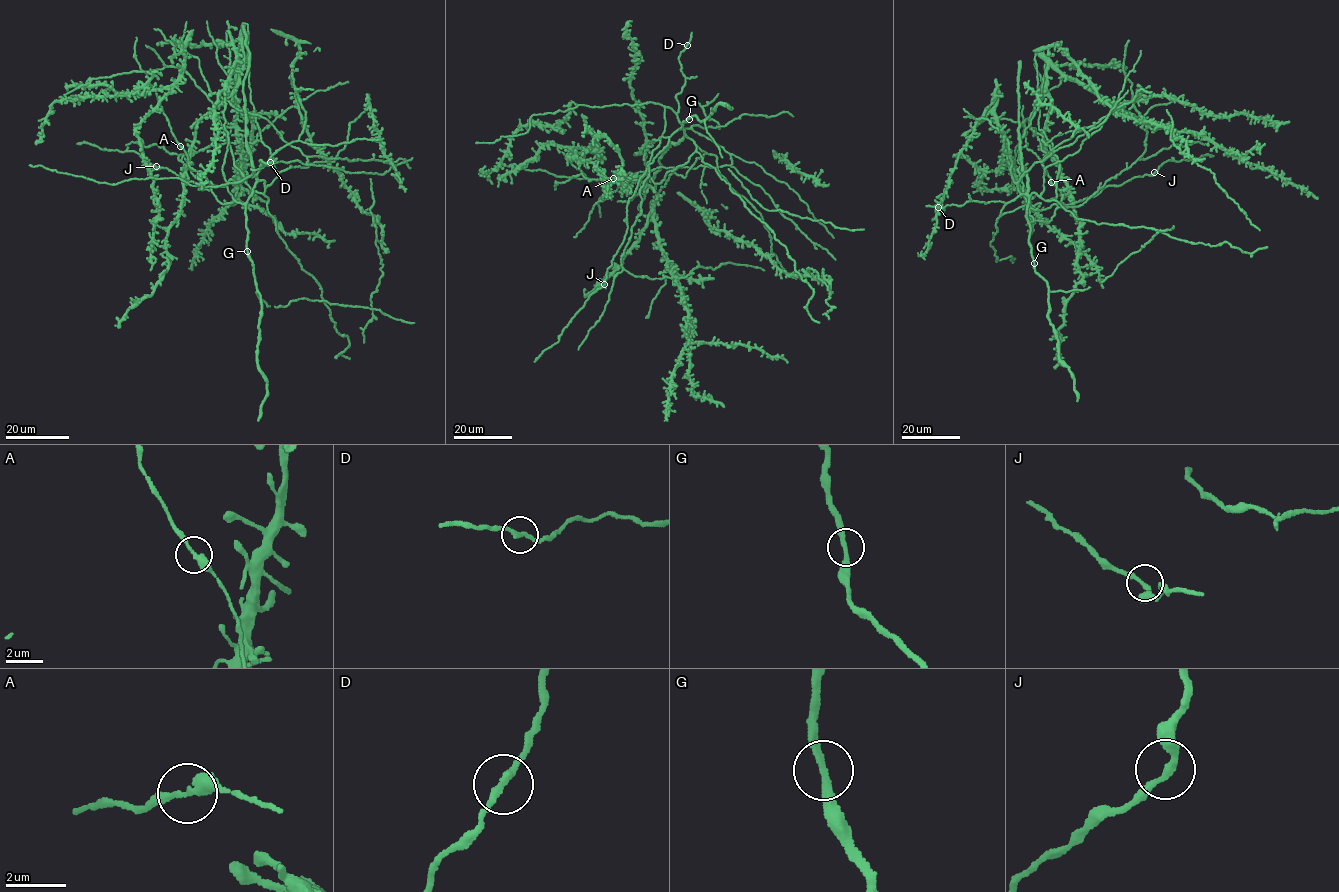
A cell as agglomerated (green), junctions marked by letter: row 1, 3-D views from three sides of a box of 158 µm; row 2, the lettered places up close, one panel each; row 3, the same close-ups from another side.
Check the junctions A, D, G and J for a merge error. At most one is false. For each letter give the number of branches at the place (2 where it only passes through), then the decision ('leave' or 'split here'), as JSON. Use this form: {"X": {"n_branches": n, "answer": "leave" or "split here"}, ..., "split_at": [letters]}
{"A": {"n_branches": 2, "answer": "leave"}, "D": {"n_branches": 2, "answer": "leave"}, "G": {"n_branches": 2, "answer": "leave"}, "J": {"n_branches": 2, "answer": "leave"}, "split_at": []}

